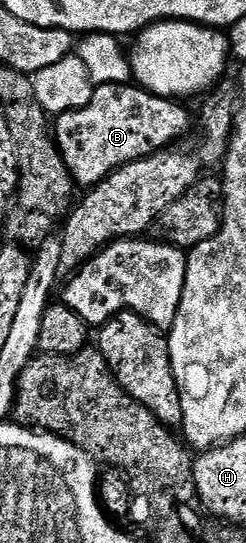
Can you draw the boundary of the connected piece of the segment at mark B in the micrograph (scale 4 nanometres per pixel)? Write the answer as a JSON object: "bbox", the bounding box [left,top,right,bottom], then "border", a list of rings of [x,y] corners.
{"bbox":[55,83,189,189],"border":[[[116,83],[115,85],[94,86],[91,101],[83,105],[83,109],[68,111],[55,119],[55,138],[57,148],[65,158],[67,169],[73,174],[74,184],[88,189],[102,183],[107,176],[124,163],[142,159],[153,155],[157,151],[164,151],[172,147],[189,131],[189,111],[180,107],[180,102],[164,95],[153,95],[145,88],[136,85]]]}

